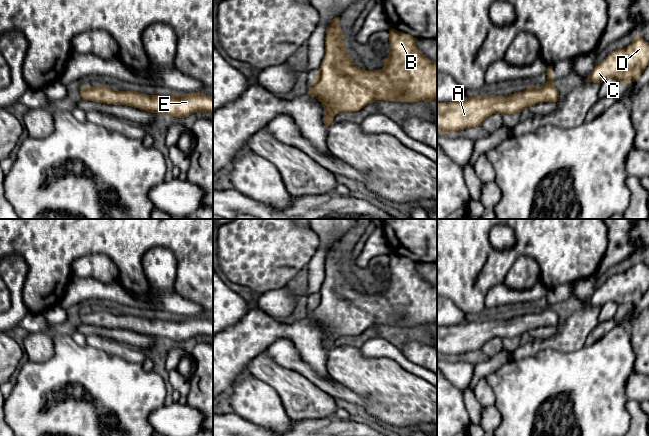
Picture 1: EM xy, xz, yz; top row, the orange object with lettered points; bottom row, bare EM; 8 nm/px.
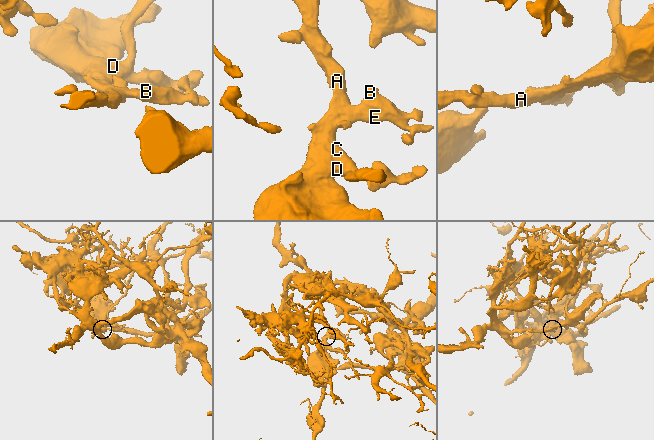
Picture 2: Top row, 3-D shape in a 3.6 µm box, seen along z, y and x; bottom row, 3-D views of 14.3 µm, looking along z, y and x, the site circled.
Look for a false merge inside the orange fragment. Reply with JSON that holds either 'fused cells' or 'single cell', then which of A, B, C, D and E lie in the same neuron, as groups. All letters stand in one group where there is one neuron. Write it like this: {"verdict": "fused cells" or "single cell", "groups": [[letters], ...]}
{"verdict": "fused cells", "groups": [["A", "B", "E"], ["C", "D"]]}

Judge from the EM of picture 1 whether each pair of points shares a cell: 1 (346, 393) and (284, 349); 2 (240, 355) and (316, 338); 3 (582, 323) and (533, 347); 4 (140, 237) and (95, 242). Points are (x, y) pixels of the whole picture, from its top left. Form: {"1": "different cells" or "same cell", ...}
{"1": "same cell", "2": "same cell", "3": "same cell", "4": "same cell"}

